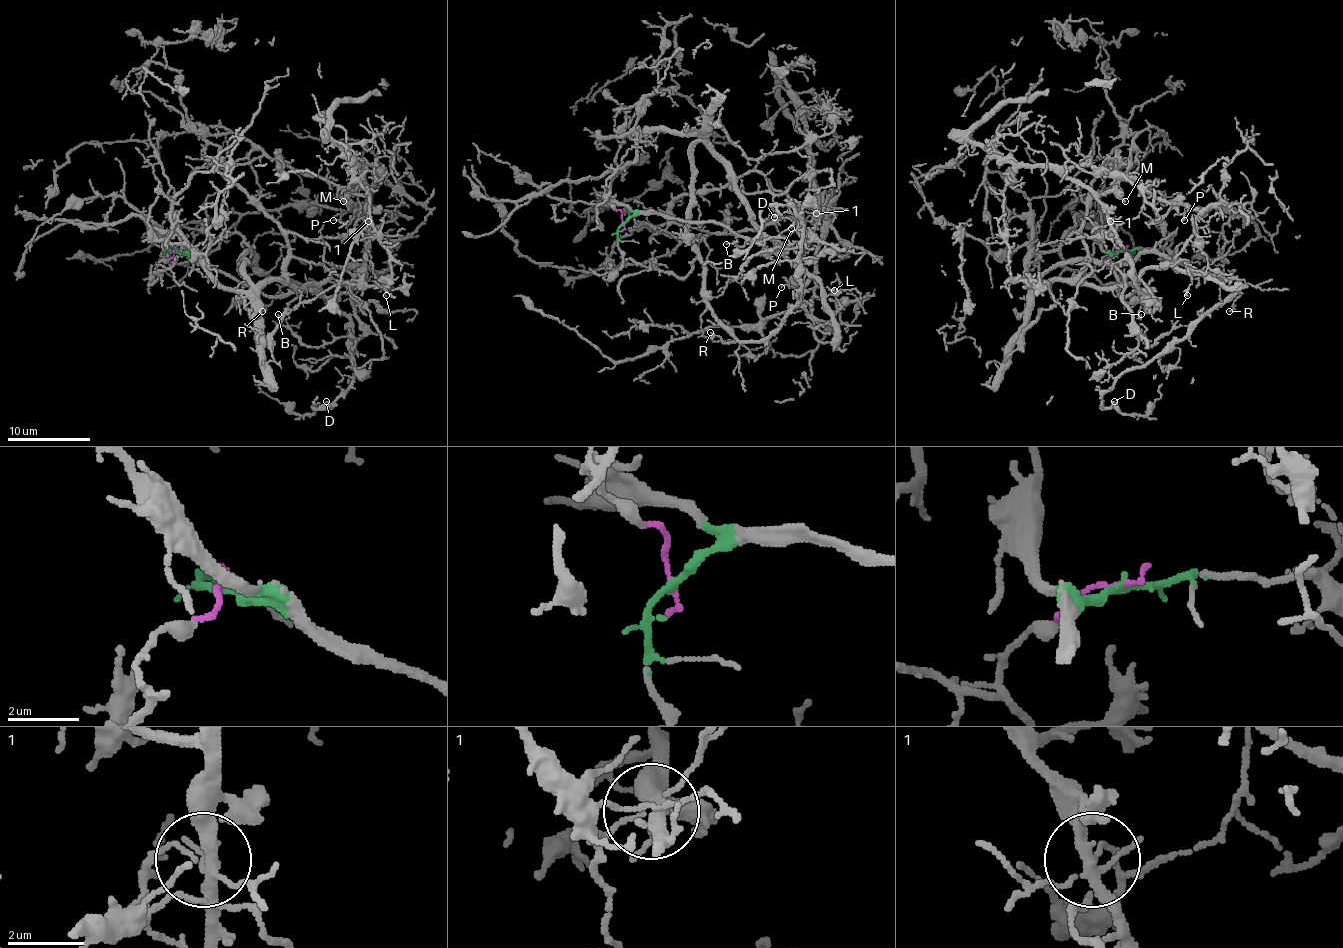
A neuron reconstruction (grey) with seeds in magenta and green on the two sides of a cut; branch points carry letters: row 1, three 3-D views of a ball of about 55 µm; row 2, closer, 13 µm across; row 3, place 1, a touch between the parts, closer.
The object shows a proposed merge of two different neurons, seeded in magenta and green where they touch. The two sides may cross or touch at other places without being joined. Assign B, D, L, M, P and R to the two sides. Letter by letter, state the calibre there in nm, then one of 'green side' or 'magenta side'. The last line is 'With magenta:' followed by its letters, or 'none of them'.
B: 90 nm thick; green side
D: 110 nm thick; magenta side
L: 80 nm thick; magenta side
M: 190 nm thick; green side
P: 100 nm thick; green side
R: 80 nm thick; magenta side
With magenta: D, L, R

